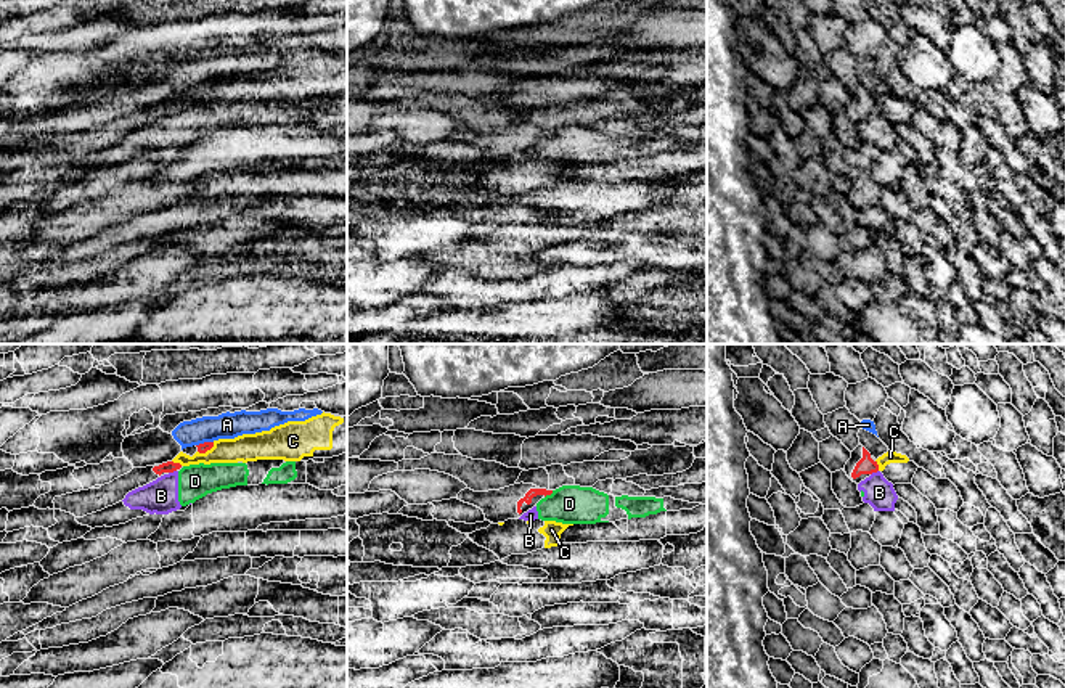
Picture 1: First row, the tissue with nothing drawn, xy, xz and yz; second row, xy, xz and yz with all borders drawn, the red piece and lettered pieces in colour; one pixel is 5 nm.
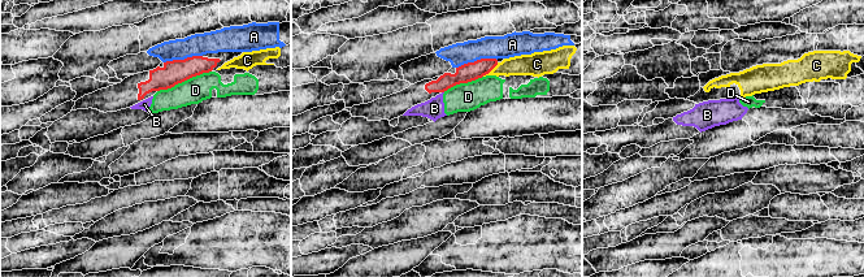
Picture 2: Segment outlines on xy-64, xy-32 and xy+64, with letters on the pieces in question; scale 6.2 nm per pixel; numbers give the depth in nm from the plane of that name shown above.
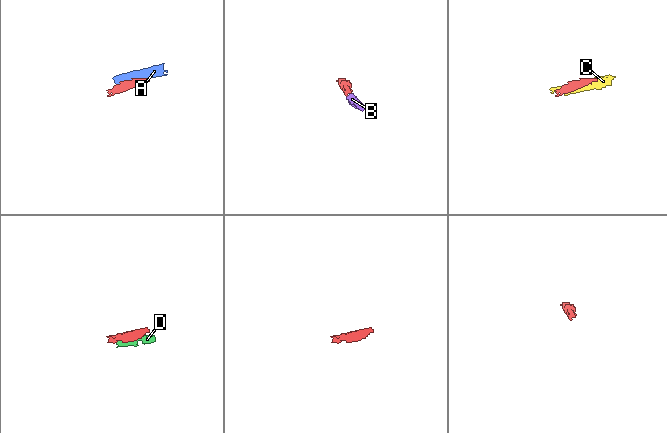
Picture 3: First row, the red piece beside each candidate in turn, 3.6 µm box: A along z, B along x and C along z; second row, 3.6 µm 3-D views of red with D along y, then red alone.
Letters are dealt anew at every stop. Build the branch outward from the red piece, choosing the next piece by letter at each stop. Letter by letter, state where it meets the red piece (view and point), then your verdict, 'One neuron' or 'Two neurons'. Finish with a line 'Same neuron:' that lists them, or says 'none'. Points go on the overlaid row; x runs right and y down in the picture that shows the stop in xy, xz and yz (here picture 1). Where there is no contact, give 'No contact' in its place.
A: Touches red at xy (204, 442). Two neurons
B: Touches red at xy (172, 471). Two neurons
C: Touches red at xy (177, 463). Two neurons
D: Touches red at xz (548, 494). Two neurons
Same neuron: none

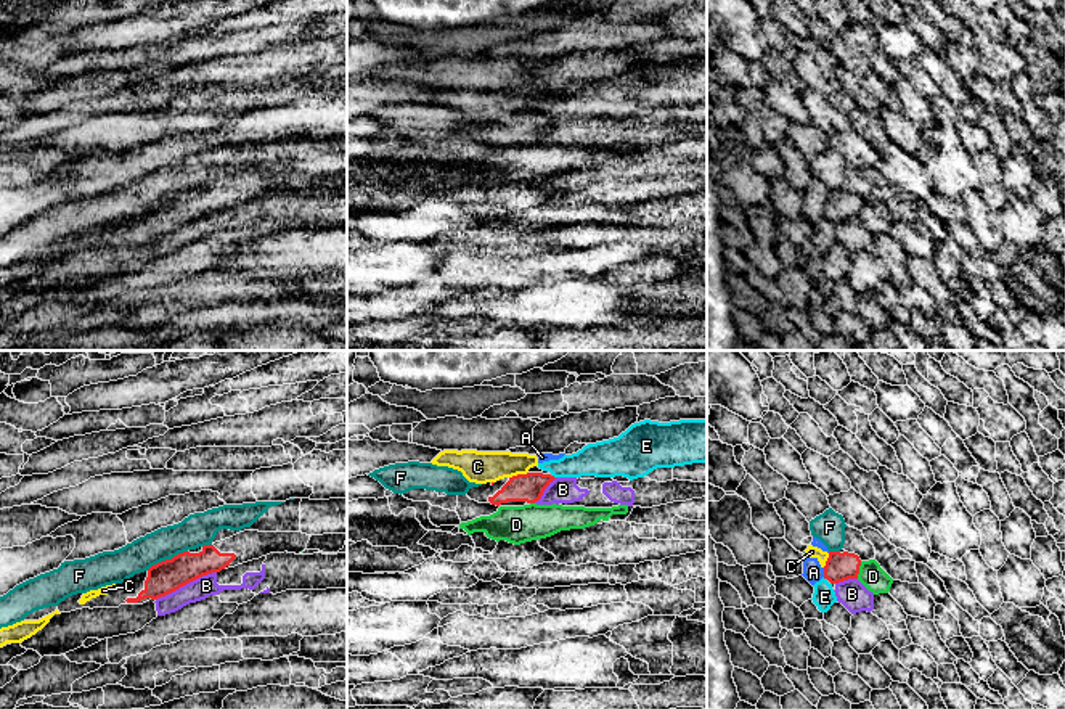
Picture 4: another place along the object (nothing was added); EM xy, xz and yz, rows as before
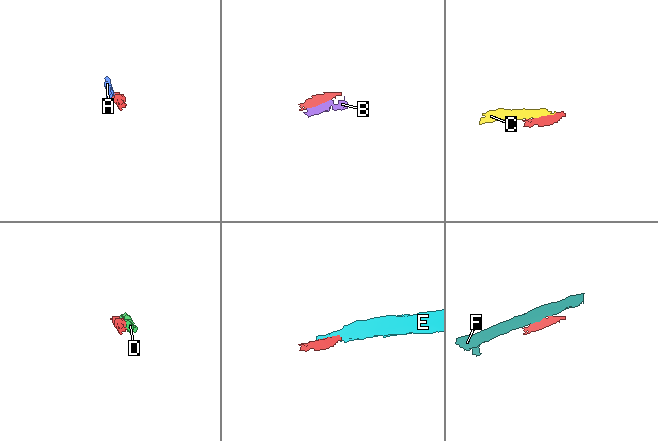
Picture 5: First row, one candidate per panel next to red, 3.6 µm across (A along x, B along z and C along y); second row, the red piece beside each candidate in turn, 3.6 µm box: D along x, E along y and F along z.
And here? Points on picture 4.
A: Touches red at yz (824, 573). Two neurons
B: Touches red at xy (185, 584). Two neurons
C: Touches red at xz (518, 475). Two neurons
D: Touches red at yz (858, 569). Two neurons
E: Touches red at xz (553, 476). Two neurons
F: Touches red at xy (166, 560). Two neurons
Same neuron: none

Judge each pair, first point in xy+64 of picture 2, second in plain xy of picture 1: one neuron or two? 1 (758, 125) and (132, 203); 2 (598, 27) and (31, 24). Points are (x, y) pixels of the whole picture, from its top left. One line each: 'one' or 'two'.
1: two
2: one

